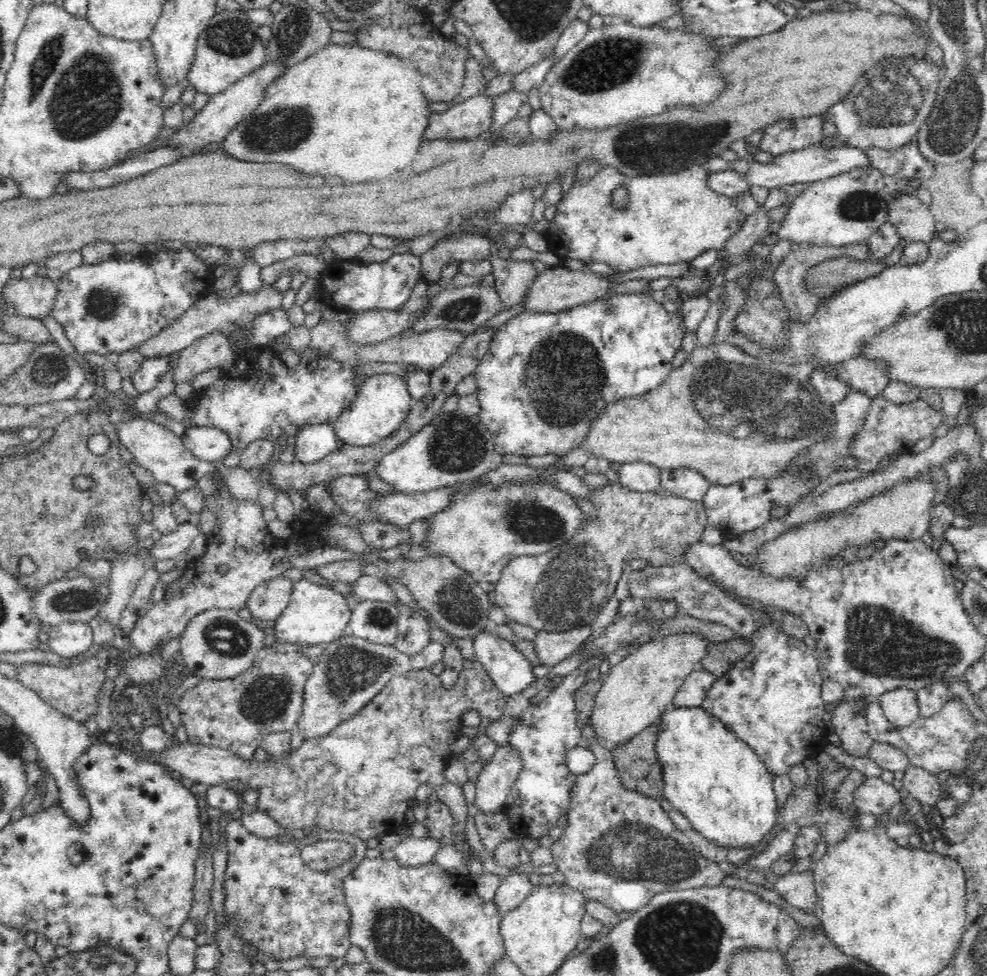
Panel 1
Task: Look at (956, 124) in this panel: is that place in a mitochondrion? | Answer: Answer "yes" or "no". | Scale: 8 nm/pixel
yes

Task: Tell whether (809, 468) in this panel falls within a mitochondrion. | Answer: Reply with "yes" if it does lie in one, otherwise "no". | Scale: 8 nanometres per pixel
yes

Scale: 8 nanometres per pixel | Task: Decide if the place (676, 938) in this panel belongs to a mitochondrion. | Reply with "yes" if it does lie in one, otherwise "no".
yes

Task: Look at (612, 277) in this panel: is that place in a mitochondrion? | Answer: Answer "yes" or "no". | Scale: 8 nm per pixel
no

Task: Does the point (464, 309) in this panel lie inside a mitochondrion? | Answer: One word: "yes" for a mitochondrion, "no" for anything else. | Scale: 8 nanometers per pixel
yes

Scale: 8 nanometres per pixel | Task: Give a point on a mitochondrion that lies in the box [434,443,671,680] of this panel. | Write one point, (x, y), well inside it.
(566, 589)

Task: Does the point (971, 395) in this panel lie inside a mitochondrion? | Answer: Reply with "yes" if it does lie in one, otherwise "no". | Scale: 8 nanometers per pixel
no

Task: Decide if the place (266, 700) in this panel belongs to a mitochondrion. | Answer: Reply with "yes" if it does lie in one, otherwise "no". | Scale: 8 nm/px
yes

